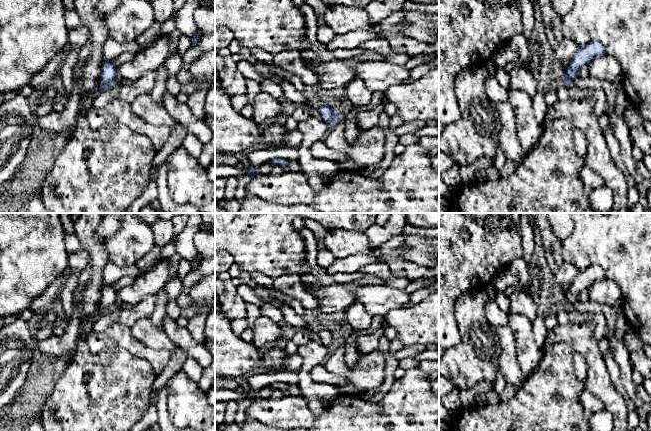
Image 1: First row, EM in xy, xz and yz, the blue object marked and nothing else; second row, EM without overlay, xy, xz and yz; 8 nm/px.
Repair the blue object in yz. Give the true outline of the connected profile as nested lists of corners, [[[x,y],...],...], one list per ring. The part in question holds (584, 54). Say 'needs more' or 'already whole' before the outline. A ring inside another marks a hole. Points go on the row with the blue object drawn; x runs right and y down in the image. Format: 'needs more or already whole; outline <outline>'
already whole; outline [[[597,40],[578,47],[568,70],[564,71],[563,84],[571,86],[572,81],[578,77],[579,70],[584,65],[589,64],[592,59],[603,54],[605,54],[605,48]]]

